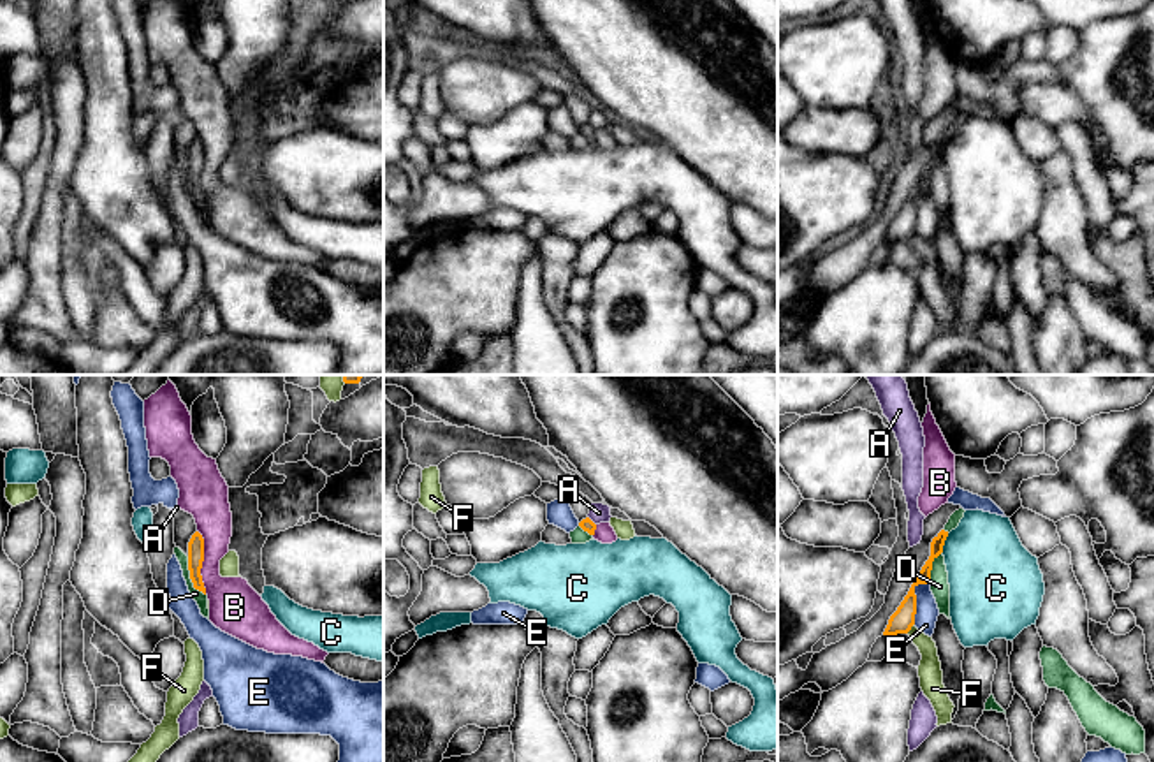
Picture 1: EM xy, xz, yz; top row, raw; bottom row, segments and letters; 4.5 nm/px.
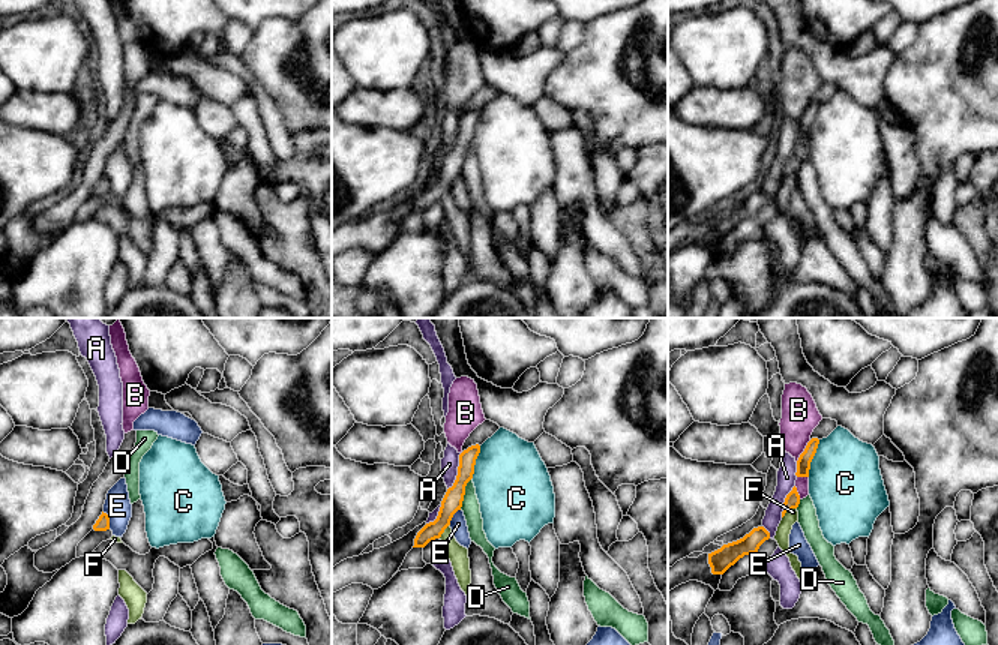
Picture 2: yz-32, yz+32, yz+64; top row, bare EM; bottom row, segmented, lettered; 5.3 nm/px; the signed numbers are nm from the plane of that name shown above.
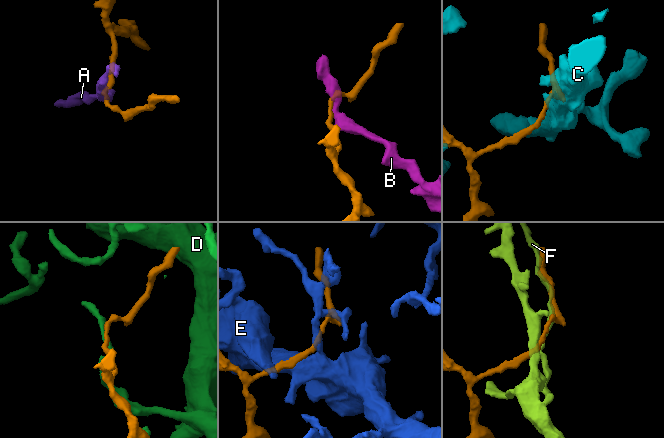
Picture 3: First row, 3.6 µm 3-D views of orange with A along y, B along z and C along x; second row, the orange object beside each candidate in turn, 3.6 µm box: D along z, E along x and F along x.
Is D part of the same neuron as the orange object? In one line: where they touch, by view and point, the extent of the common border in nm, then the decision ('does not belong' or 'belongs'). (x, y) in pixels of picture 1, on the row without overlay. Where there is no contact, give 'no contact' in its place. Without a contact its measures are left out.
xy (190, 183) | 200 nm | does not belong

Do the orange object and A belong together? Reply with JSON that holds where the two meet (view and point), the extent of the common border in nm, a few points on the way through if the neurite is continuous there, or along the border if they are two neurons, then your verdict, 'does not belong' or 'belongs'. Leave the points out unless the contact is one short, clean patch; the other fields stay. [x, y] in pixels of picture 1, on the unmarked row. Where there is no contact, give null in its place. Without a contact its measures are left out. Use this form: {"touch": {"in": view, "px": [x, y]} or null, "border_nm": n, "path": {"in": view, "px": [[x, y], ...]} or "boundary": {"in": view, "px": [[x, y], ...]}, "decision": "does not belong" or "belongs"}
{"touch": {"in": "xz", "px": [591, 127]}, "border_nm": 60, "decision": "does not belong"}

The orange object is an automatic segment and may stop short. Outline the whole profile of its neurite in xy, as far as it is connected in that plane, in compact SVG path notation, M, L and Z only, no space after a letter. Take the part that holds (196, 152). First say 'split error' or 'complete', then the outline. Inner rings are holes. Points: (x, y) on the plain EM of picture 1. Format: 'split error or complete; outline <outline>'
complete; outline M195 137L188 148L188 176L194 194L206 201L206 194L201 181L202 167L204 167L204 144L199 137Z

